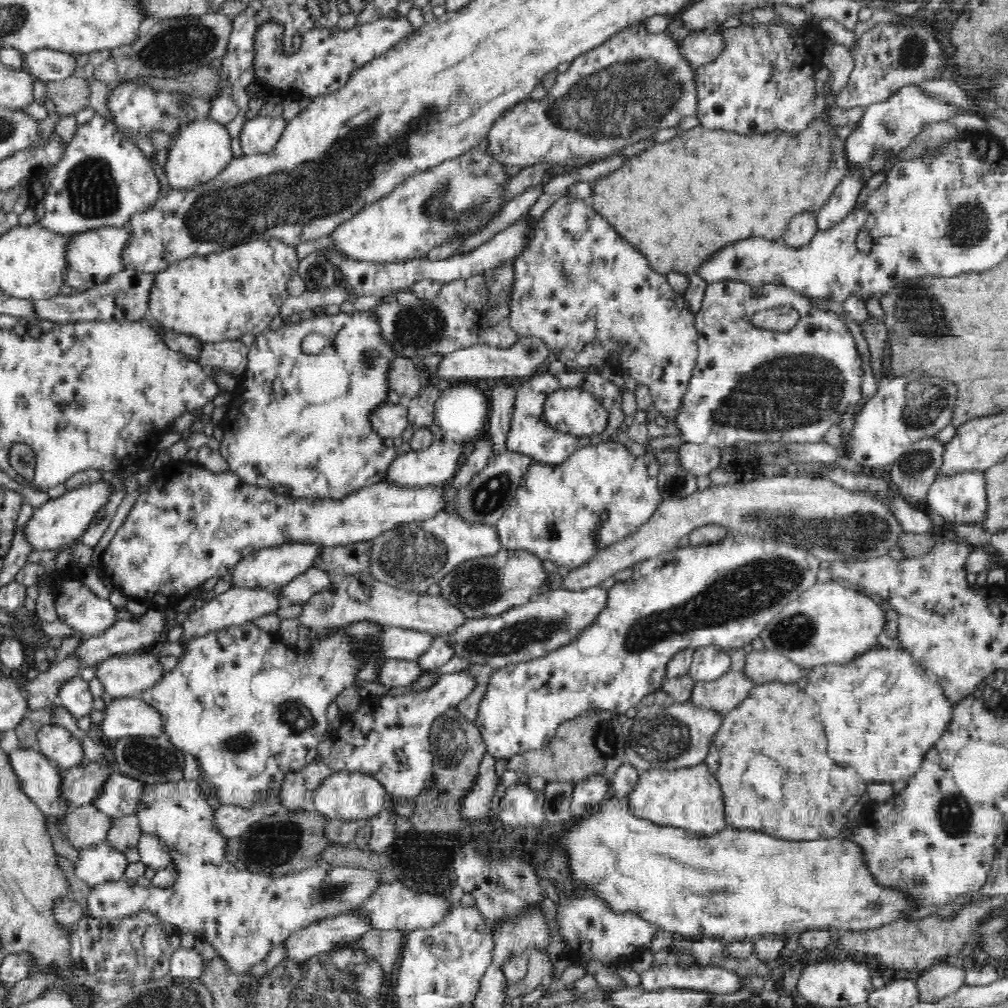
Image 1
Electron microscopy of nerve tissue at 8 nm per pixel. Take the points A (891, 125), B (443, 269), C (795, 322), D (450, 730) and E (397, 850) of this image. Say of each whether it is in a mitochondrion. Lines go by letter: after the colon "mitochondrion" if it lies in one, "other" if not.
A: mitochondrion
B: other
C: other
D: mitochondrion
E: other

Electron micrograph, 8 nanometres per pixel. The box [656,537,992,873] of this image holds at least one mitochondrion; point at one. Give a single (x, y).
(794, 632)

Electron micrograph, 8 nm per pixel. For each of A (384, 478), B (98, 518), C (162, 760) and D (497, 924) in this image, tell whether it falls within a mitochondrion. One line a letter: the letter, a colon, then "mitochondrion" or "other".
A: other
B: other
C: mitochondrion
D: other

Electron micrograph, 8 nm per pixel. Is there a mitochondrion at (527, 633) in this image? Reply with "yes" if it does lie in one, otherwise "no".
yes

